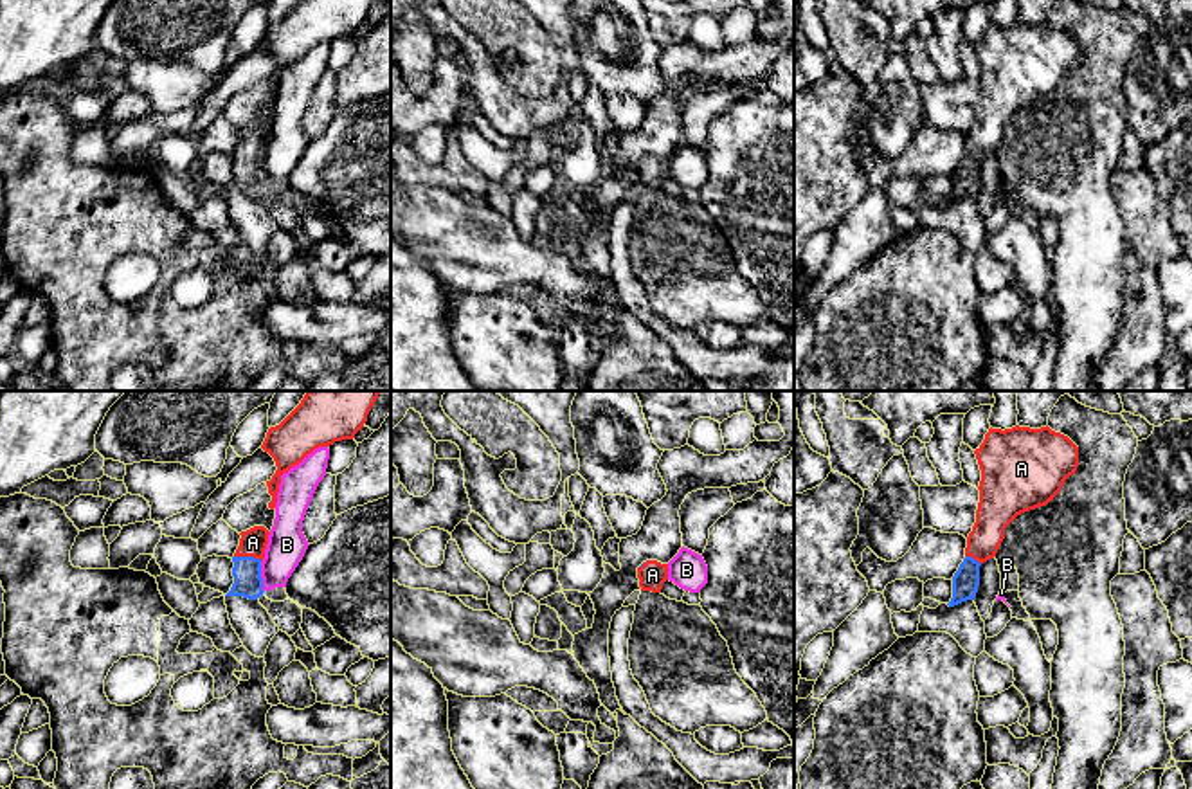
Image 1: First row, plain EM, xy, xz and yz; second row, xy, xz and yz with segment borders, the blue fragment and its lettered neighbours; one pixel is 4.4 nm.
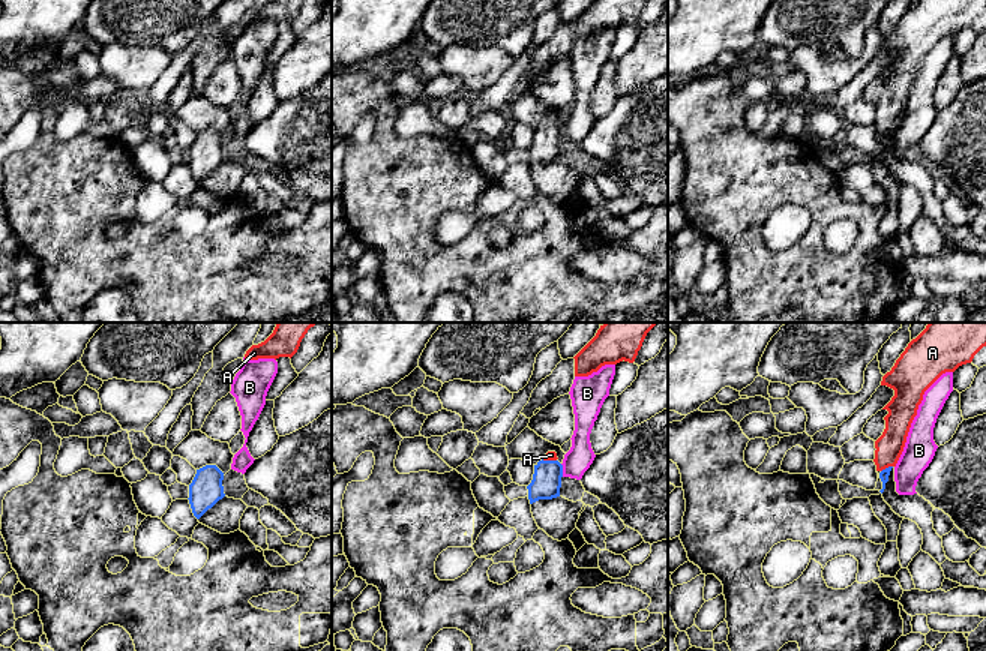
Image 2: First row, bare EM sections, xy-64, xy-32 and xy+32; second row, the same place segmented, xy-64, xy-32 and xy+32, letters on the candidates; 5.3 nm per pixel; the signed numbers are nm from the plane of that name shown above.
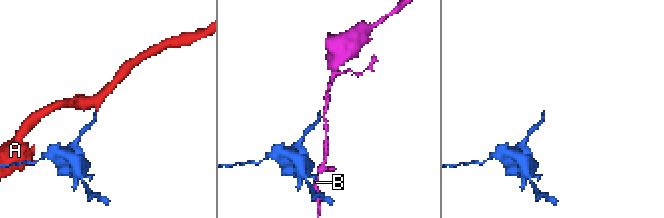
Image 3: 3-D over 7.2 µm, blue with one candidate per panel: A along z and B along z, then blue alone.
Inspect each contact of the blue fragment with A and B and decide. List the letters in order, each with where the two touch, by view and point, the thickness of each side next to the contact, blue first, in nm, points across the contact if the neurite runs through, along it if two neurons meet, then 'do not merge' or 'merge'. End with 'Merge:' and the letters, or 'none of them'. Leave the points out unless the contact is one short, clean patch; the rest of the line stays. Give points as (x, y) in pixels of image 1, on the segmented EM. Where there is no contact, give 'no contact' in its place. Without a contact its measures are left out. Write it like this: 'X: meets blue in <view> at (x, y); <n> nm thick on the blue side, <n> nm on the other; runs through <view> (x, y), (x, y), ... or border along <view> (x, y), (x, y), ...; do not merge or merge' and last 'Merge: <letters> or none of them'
A: meets blue in xy at (249, 557); 130 nm thick on the blue side, 120 nm on the other; runs through xy (247, 570), (249, 557), (252, 543); merge
B: meets blue in xy at (260, 577); 130 nm thick on the blue side, 180 nm on the other; border along xy (260, 562), (263, 591); do not merge
Merge: A

